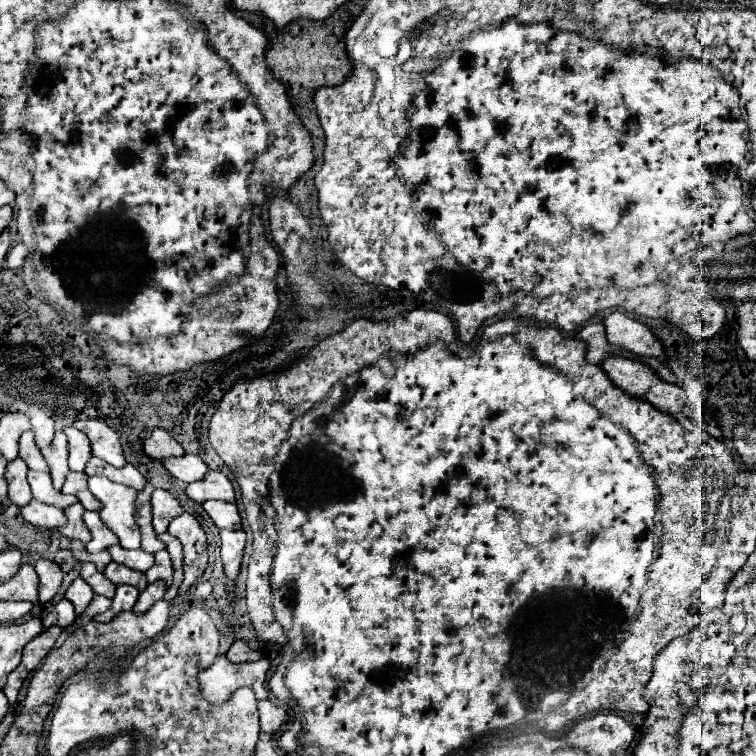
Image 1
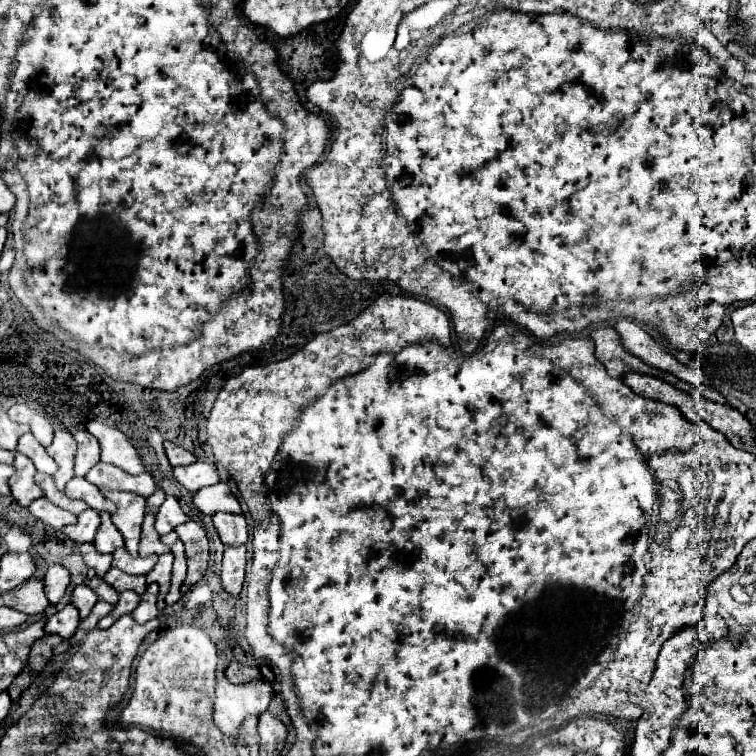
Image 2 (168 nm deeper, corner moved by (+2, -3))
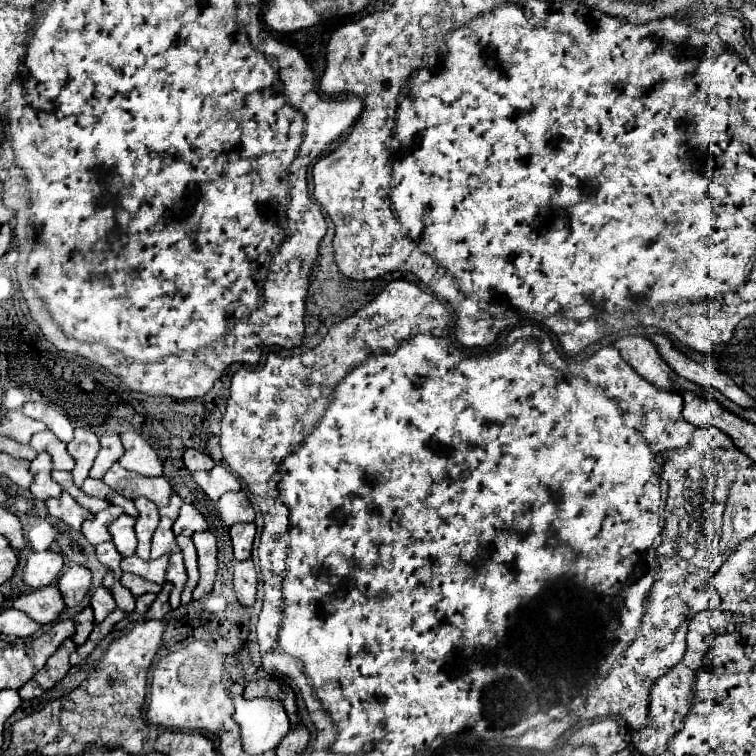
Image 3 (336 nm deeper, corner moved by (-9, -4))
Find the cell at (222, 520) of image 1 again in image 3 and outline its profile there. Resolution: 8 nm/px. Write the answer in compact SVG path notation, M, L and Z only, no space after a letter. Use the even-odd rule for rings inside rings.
M233 524L229 534L231 534L235 558L237 560L251 558L251 546L253 546L253 538L255 538L255 524Z

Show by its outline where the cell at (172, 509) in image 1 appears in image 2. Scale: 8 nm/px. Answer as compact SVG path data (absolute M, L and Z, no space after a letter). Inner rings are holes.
M166 497L166 501L162 503L158 515L156 515L156 531L160 535L174 531L178 525L190 521L190 517L180 509L178 501L174 497Z

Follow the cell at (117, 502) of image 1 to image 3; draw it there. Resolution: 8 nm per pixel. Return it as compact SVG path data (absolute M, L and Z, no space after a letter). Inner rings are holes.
M135 498L133 500L137 510L139 510L139 516L137 516L137 522L135 522L135 532L137 532L137 540L139 540L139 546L137 546L137 556L147 560L149 558L149 546L151 546L151 536L159 524L159 512L157 512L157 506L147 500L147 498Z

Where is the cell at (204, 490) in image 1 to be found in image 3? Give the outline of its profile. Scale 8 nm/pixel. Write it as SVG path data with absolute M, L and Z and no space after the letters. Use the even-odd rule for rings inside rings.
M243 490L223 494L217 502L217 510L227 526L233 526L237 522L255 522L255 510Z

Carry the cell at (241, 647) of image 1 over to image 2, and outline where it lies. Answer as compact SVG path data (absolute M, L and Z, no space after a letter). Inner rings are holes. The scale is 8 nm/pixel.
M232 661L230 667L226 669L226 677L228 677L230 683L240 685L240 683L248 683L248 681L260 679L260 671L256 667L246 667L246 665L240 665L238 661Z

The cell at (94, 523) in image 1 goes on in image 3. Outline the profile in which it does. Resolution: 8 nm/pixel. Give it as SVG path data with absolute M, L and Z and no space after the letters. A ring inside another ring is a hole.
M121 514L111 526L109 526L109 534L113 538L113 544L117 546L117 552L121 556L131 556L135 554L137 548L137 538L135 538L135 530L133 530L135 518Z

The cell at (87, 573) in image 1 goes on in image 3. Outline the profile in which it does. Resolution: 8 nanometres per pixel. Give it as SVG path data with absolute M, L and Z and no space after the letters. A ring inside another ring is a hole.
M119 580L111 586L111 594L115 596L115 602L117 602L117 606L119 606L121 610L131 612L131 610L135 608L135 596L133 596L127 588L123 588Z

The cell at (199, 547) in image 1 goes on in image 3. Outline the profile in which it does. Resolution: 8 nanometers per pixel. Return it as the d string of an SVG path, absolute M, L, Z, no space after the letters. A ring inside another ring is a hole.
M203 530L203 532L195 532L193 536L197 554L199 554L199 584L193 590L193 598L199 600L201 596L205 596L207 592L211 592L213 582L215 582L215 572L217 572L217 540L215 534L211 530Z

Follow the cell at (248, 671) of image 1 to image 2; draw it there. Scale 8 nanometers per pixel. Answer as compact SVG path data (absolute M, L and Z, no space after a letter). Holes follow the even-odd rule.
M228 679L218 681L214 703L214 723L228 737L238 737L246 717L258 717L268 709L272 699L272 685L264 679L232 685Z

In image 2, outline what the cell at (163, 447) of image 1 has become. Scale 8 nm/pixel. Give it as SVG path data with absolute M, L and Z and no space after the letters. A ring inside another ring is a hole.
M170 441L164 443L164 449L166 449L166 455L168 455L172 467L178 467L178 465L190 465L190 463L196 461L196 457L194 457L190 451L186 451L184 447L178 447L178 445L170 443Z

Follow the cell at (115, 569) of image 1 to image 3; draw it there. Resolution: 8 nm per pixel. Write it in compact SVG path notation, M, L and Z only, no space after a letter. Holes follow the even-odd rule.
M123 574L123 576L121 576L121 584L123 584L125 588L129 588L133 596L141 596L141 594L145 594L145 592L155 592L155 594L161 592L161 584L149 582L149 580L139 578L139 576L135 576L135 574Z

